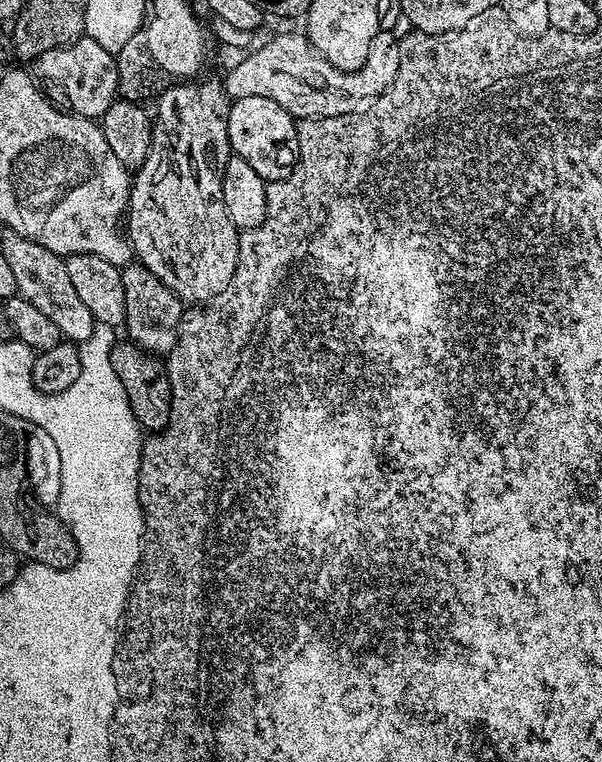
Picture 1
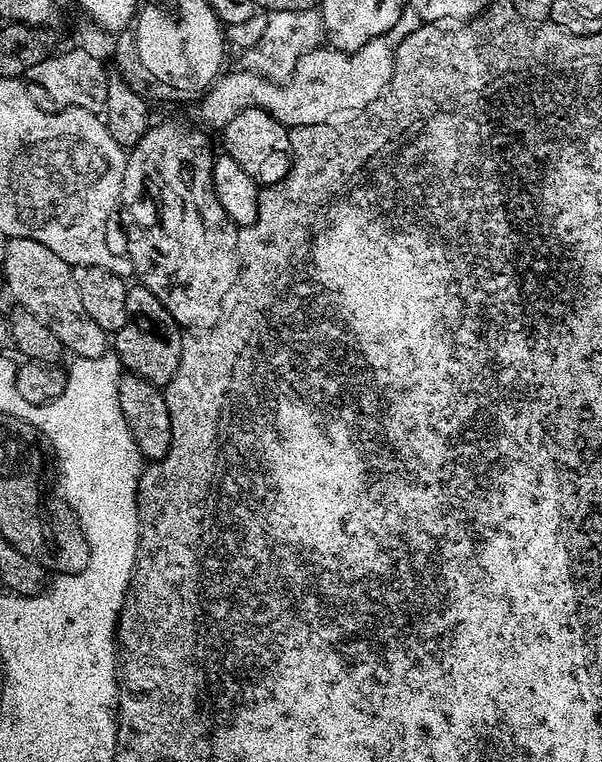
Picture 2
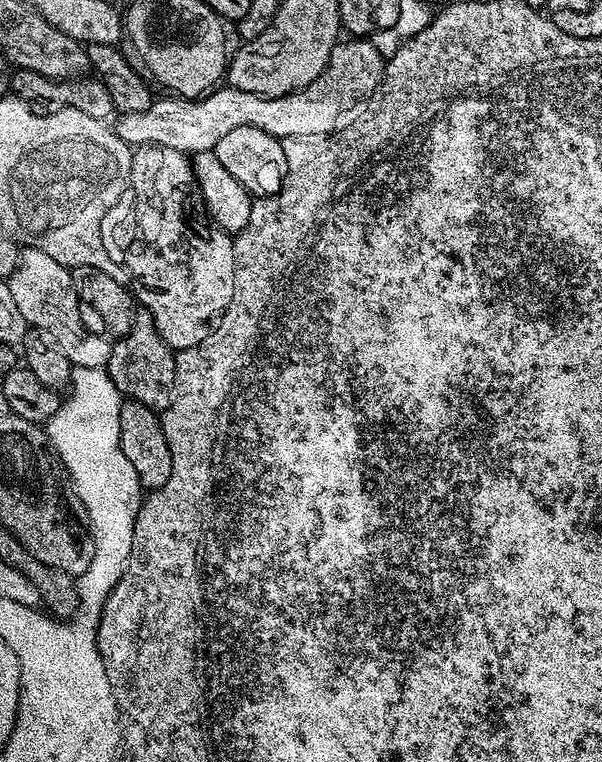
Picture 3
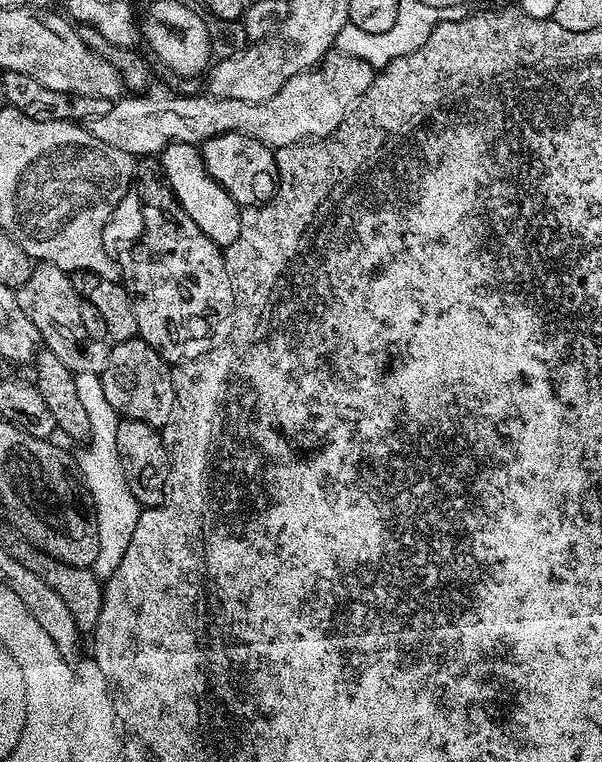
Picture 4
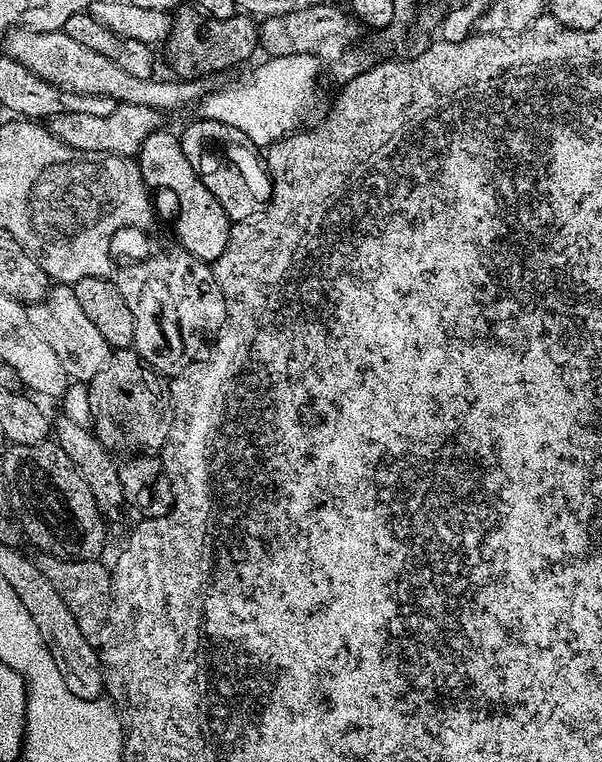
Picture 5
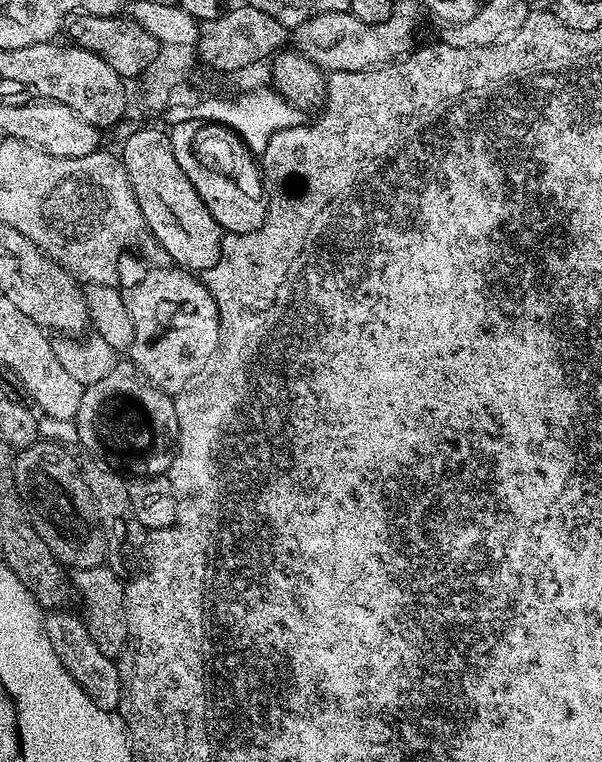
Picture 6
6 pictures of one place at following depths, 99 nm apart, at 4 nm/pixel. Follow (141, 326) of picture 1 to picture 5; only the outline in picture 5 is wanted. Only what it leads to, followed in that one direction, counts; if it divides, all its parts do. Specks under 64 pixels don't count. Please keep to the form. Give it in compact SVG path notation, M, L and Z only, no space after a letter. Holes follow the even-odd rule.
M134 348L115 349L103 368L88 382L87 407L98 404L102 418L172 418L172 399L165 377L137 354Z

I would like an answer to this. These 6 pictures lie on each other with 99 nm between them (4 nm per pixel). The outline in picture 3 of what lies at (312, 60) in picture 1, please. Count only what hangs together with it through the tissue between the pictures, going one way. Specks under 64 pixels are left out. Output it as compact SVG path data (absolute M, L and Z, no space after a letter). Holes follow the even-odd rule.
M344 38L334 46L322 74L287 96L259 96L220 86L199 98L156 98L146 110L123 113L114 130L129 146L157 144L185 154L213 151L218 138L238 130L238 126L254 126L277 138L323 136L337 131L341 121L355 113L376 91L384 76L385 63L386 58L371 39Z

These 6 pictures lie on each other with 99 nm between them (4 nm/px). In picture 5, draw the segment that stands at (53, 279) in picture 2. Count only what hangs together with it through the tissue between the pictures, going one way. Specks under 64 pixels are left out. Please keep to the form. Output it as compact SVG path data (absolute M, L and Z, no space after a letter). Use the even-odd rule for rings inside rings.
M66 284L49 287L43 300L27 305L30 320L35 329L46 338L47 344L58 354L59 361L67 370L73 381L89 382L108 364L110 349L106 338L90 323L90 318L82 311L78 298L74 298L74 290Z

